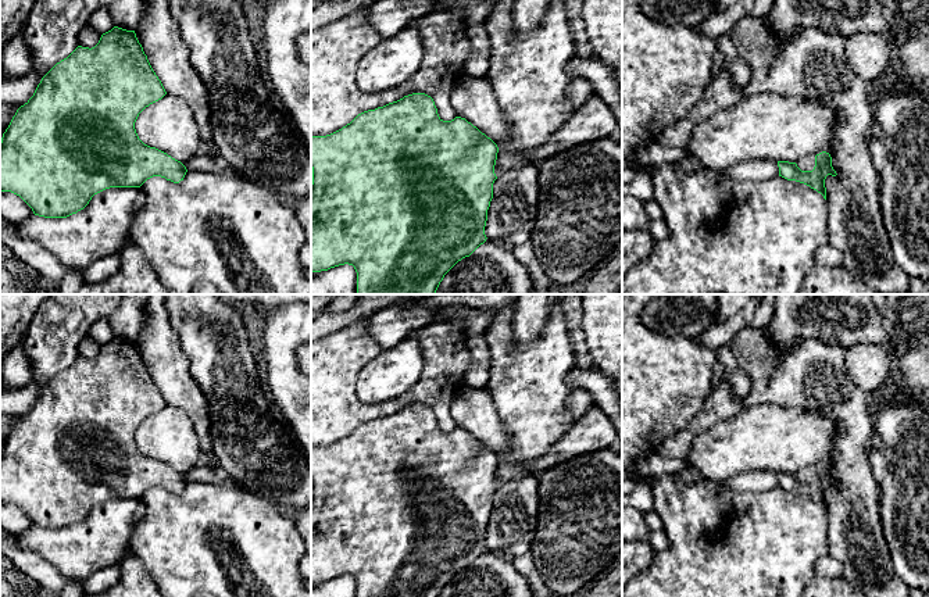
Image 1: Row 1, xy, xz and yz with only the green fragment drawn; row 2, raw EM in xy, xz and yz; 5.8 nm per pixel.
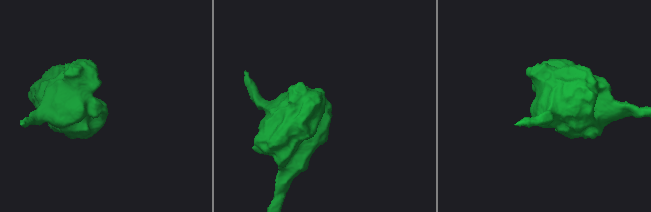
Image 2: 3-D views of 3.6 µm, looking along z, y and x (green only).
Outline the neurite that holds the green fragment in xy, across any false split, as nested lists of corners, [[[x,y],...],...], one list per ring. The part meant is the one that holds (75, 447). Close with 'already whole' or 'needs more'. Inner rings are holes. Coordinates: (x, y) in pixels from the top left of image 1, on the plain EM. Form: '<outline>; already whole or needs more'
[[[114,337],[111,342],[101,346],[99,354],[94,358],[89,360],[78,357],[67,369],[57,373],[42,389],[33,407],[17,421],[8,439],[3,444],[0,453],[0,503],[11,503],[19,507],[32,519],[35,526],[44,529],[67,529],[83,521],[94,505],[110,498],[140,498],[147,490],[153,487],[161,487],[174,494],[179,494],[183,491],[187,483],[186,478],[167,464],[144,455],[139,450],[135,440],[135,433],[139,425],[150,415],[161,411],[165,405],[167,403],[153,382],[135,342],[126,342]]]; already whole

